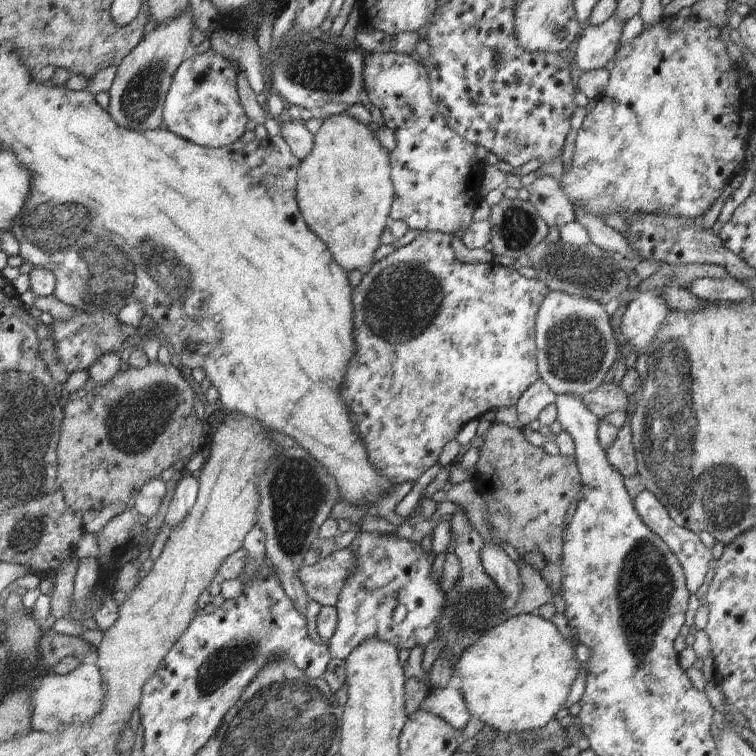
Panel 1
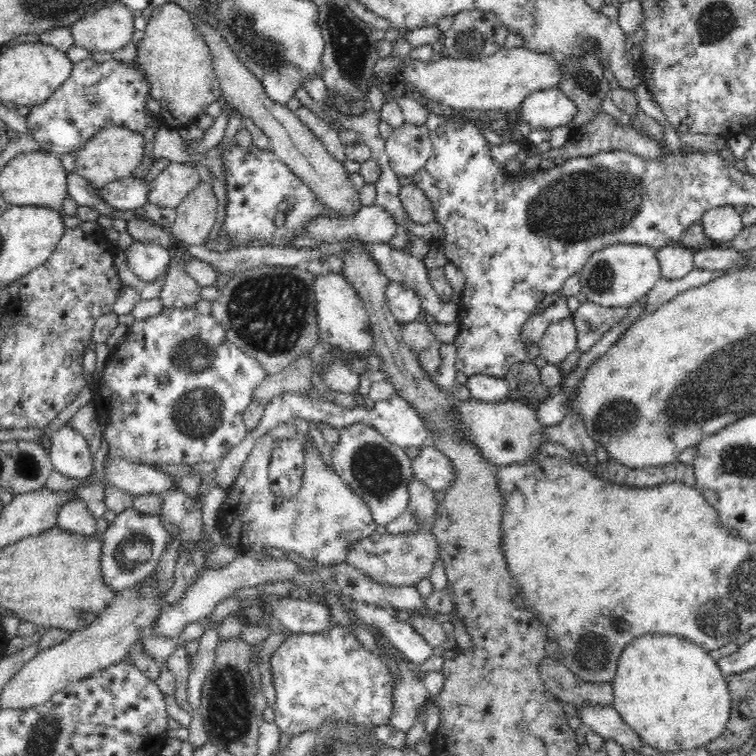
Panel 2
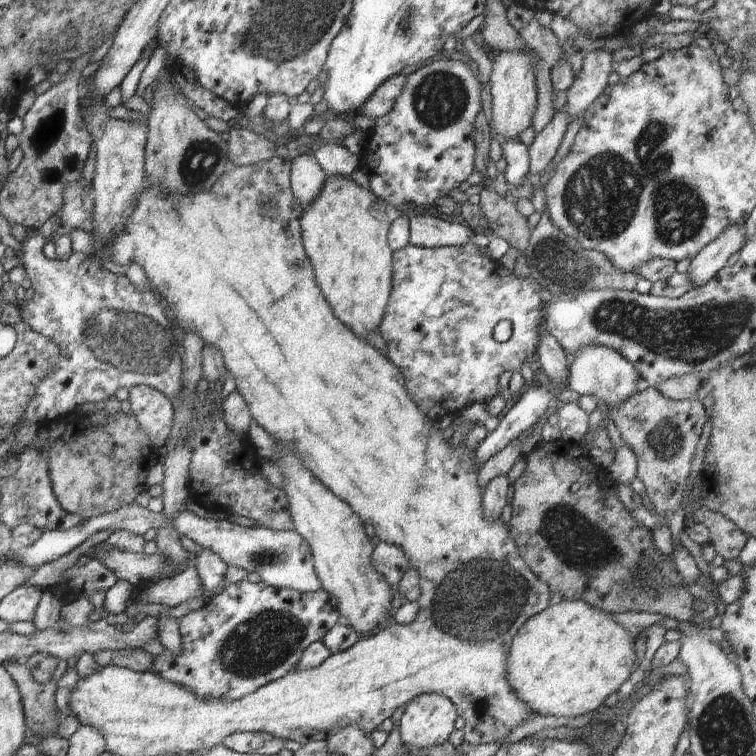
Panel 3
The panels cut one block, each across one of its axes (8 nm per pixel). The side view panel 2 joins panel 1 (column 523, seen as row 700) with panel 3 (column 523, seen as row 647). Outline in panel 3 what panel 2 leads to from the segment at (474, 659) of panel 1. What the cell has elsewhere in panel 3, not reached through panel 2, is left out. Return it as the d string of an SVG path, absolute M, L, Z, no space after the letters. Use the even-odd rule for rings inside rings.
M563 600L555 605L548 605L548 608L522 625L520 632L514 636L510 660L506 660L506 680L516 696L524 704L528 704L533 713L568 718L589 714L600 708L612 692L617 692L620 685L631 678L636 662L632 640L636 638L636 634L628 632L609 616L606 611L592 608L582 600Z

